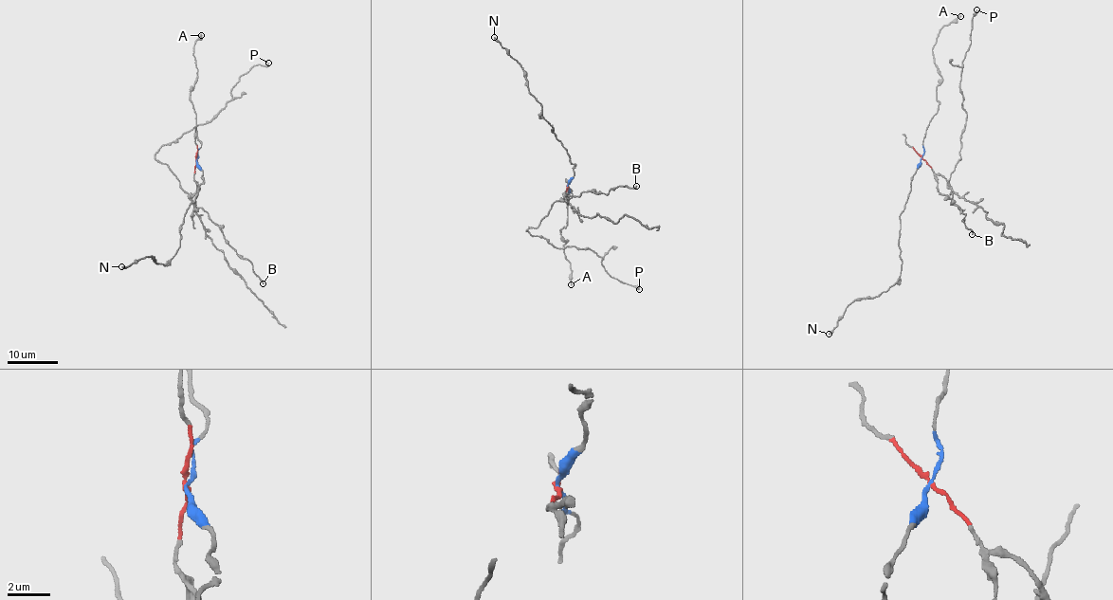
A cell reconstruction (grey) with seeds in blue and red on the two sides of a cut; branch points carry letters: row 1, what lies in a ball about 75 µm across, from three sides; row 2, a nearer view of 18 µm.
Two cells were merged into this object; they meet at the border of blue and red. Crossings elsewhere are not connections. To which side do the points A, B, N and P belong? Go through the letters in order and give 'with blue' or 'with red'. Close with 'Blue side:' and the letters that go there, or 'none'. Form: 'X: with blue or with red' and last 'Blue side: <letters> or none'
A: with blue
B: with red
N: with blue
P: with red
Blue side: A, N

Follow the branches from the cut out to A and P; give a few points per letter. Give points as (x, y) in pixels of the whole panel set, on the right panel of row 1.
A: (921, 158), (927, 125), (939, 104), (937, 85), (941, 76), (934, 62), (933, 45), (942, 27), (960, 16)
P: (921, 157), (948, 185), (960, 159), (960, 136), (967, 113), (959, 81), (976, 9)

